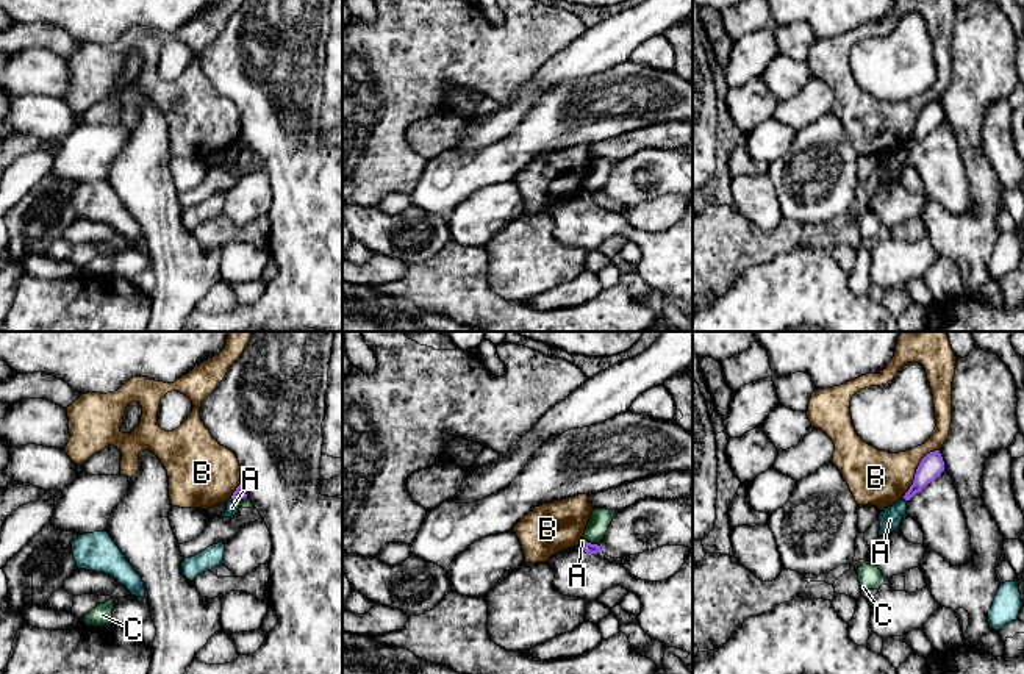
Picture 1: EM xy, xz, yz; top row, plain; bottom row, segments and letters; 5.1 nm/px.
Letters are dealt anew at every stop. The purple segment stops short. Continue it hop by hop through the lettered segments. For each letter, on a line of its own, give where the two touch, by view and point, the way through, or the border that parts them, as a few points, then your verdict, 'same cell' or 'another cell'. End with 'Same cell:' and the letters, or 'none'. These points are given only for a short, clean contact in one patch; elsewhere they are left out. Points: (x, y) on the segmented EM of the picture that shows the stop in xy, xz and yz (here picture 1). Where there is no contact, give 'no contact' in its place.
A: contact xy (236, 502); way xy (239, 493), (236, 502), (232, 507); same cell
B: contact yz (916, 471); another cell
C: contact xz (590, 543); border xz (585, 540), (597, 546); another cell
Same cell: A

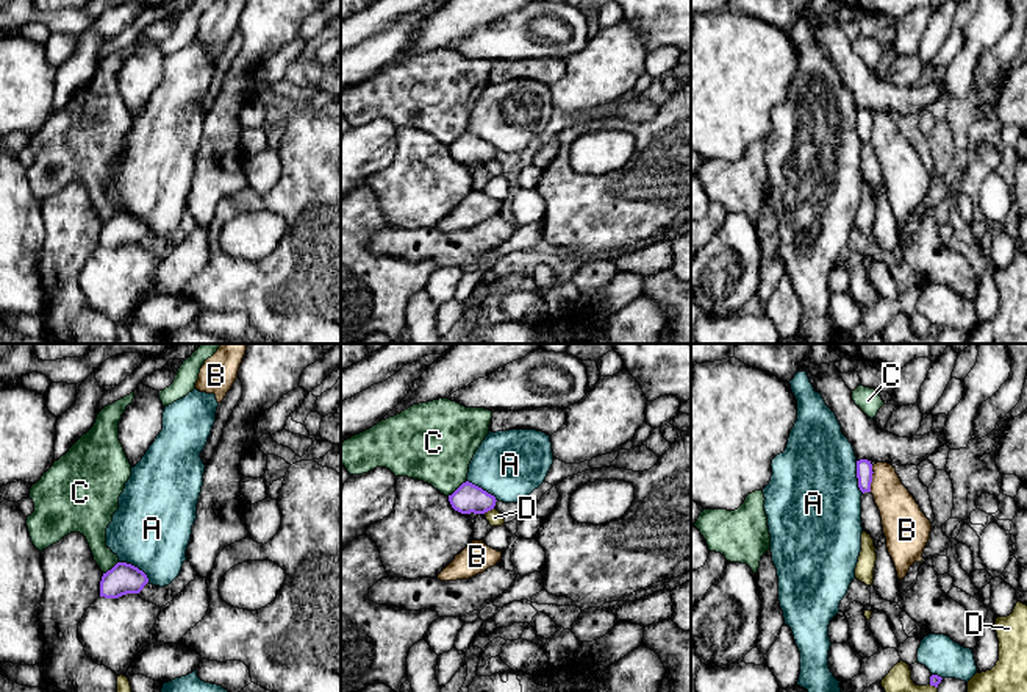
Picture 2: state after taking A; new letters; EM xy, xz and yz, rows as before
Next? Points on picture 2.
A: contact xy (136, 567); another cell
B: contact yz (871, 478); another cell
C: contact xz (458, 488); another cell
D: contact xz (488, 510); another cell
Same cell: none

